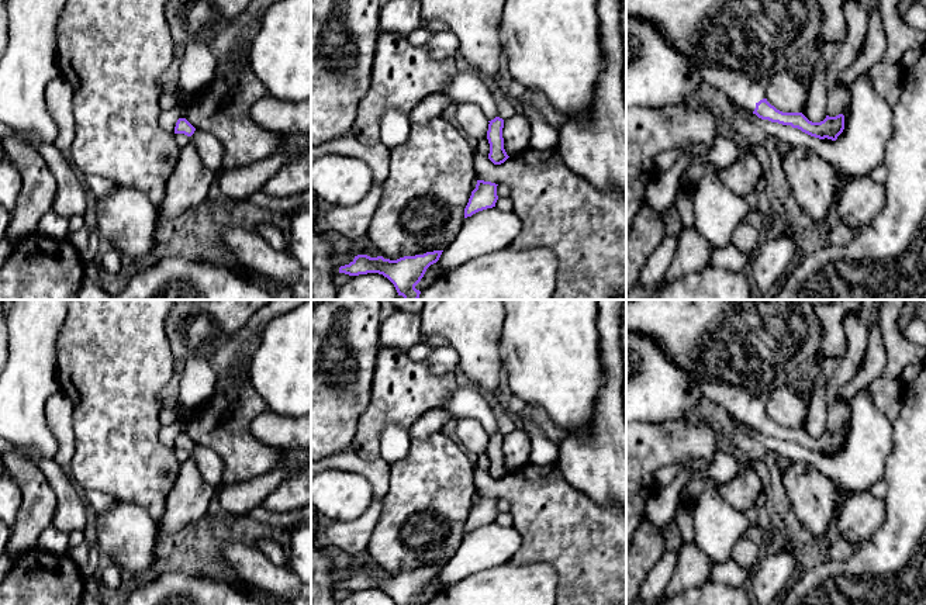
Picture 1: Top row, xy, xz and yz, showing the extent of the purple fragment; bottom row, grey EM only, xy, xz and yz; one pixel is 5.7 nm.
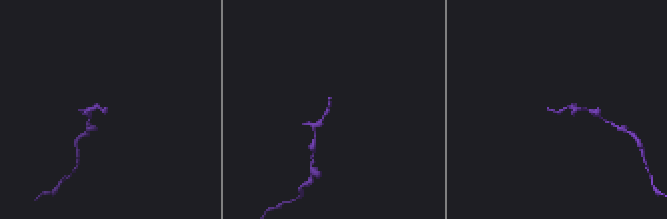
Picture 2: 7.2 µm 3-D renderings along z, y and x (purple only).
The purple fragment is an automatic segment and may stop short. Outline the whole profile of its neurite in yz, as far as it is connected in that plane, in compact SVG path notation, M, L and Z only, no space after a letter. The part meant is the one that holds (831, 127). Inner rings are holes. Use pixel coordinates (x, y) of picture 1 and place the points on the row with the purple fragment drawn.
M626 0L626 15L640 17L654 24L687 59L701 84L726 93L735 103L761 120L791 125L802 132L836 141L844 129L844 115L829 117L820 122L809 121L802 113L782 113L767 101L771 77L785 70L789 59L804 46L816 42L822 13L816 0Z

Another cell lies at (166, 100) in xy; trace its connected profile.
M163 90L159 96L160 111L167 111L176 106L176 96L173 90Z

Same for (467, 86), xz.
M470 66L457 69L455 77L442 93L457 107L467 103L477 104L488 121L498 117L497 104L486 79Z

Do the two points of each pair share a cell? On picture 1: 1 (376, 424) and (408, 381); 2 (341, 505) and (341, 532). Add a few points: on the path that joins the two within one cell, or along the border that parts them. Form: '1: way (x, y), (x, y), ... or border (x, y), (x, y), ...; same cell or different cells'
1: way (377, 414), (400, 391); same cell
2: border (370, 504), (353, 518), (332, 521); different cells

